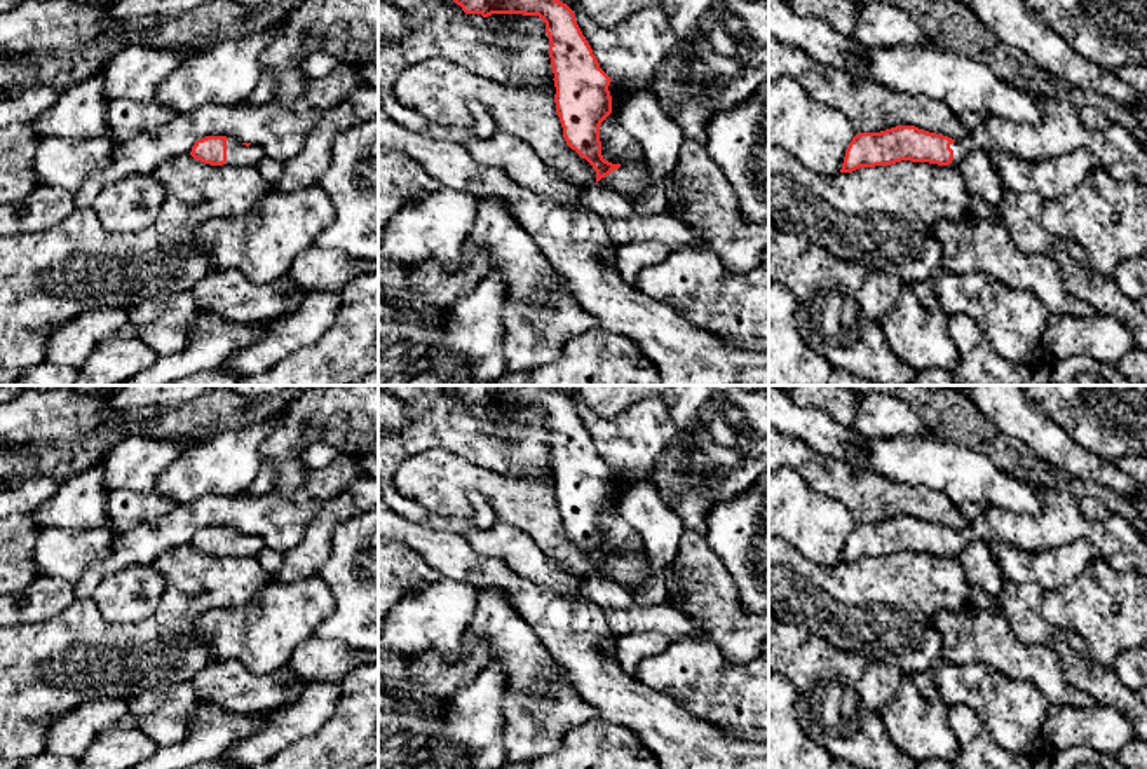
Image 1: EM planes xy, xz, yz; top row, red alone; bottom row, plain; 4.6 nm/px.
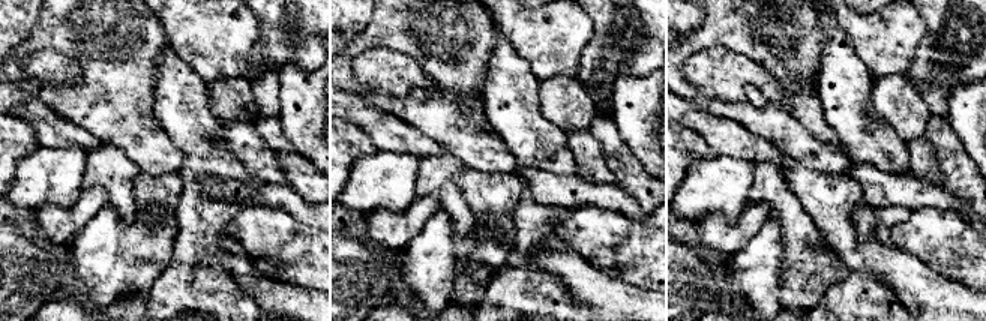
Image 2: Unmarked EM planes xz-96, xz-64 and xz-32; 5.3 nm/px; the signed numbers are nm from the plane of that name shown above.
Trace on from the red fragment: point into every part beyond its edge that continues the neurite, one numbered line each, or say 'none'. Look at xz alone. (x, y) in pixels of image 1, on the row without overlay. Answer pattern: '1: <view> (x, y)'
1: xz (631, 571)

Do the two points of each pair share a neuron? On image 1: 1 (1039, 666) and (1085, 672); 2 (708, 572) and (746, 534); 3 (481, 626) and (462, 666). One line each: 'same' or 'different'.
1: different
2: different
3: different

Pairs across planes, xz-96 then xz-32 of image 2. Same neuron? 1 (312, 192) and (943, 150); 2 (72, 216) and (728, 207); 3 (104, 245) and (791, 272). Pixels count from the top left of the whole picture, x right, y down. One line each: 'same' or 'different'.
1: same
2: different
3: different

